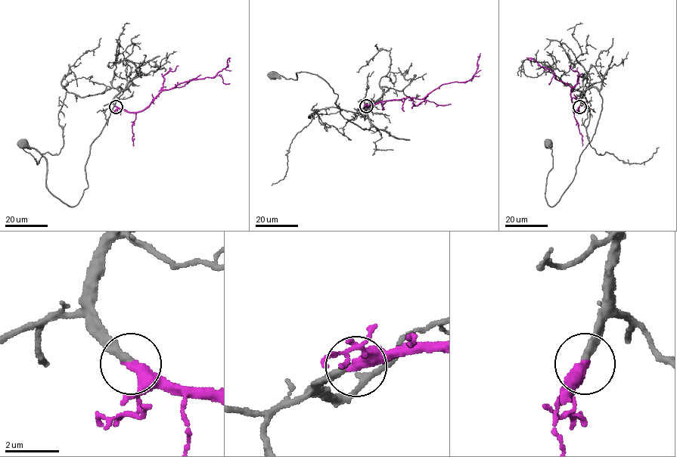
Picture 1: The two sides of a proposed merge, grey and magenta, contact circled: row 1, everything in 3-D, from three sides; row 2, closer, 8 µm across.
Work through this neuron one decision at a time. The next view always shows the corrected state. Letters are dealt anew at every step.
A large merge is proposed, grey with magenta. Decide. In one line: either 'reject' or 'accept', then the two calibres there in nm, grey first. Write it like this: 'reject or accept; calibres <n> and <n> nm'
accept; calibres 280 and 460 nm

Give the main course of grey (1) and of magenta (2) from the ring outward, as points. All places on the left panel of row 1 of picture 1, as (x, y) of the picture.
1: (116, 106), (119, 87), (122, 94), (91, 145), (88, 187), (74, 206), (50, 191), (47, 160), (23, 144)
2: (116, 106), (130, 112), (143, 110), (162, 91), (194, 79), (213, 77), (227, 66), (227, 60), (230, 57)

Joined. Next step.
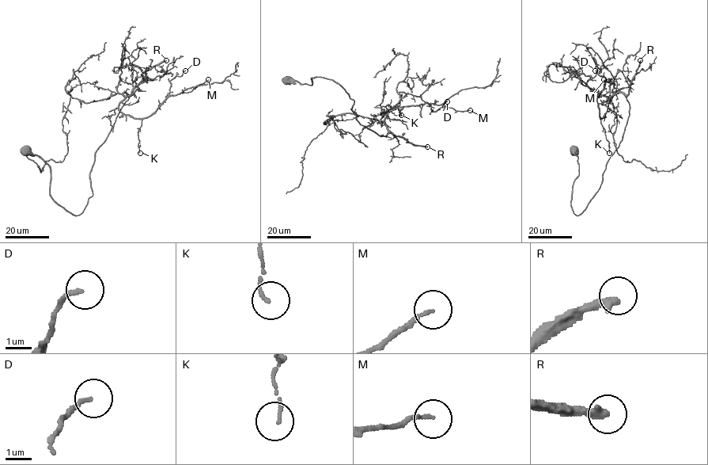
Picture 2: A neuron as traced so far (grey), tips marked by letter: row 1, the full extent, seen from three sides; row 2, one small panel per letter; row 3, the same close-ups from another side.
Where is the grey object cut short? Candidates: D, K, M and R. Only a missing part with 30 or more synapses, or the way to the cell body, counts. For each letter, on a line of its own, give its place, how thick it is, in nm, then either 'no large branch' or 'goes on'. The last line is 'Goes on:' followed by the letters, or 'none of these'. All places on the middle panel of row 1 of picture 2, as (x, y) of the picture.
D: (447, 101) | 160 nm | no large branch
K: (401, 115) | 110 nm | no large branch
M: (470, 110) | 130 nm | no large branch
R: (427, 146) | 320 nm | goes on
Goes on: R

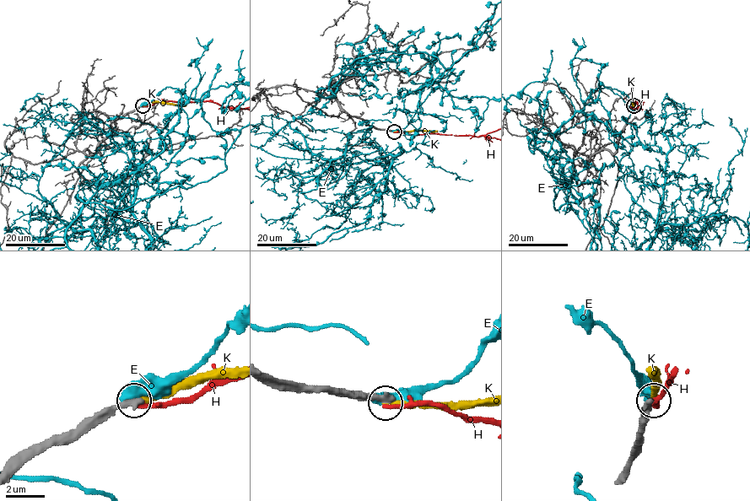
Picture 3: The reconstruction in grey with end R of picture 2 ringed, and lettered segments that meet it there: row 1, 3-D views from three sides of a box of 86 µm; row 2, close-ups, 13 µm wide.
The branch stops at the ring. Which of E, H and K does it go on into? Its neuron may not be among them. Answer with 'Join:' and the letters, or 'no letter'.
Join: K

